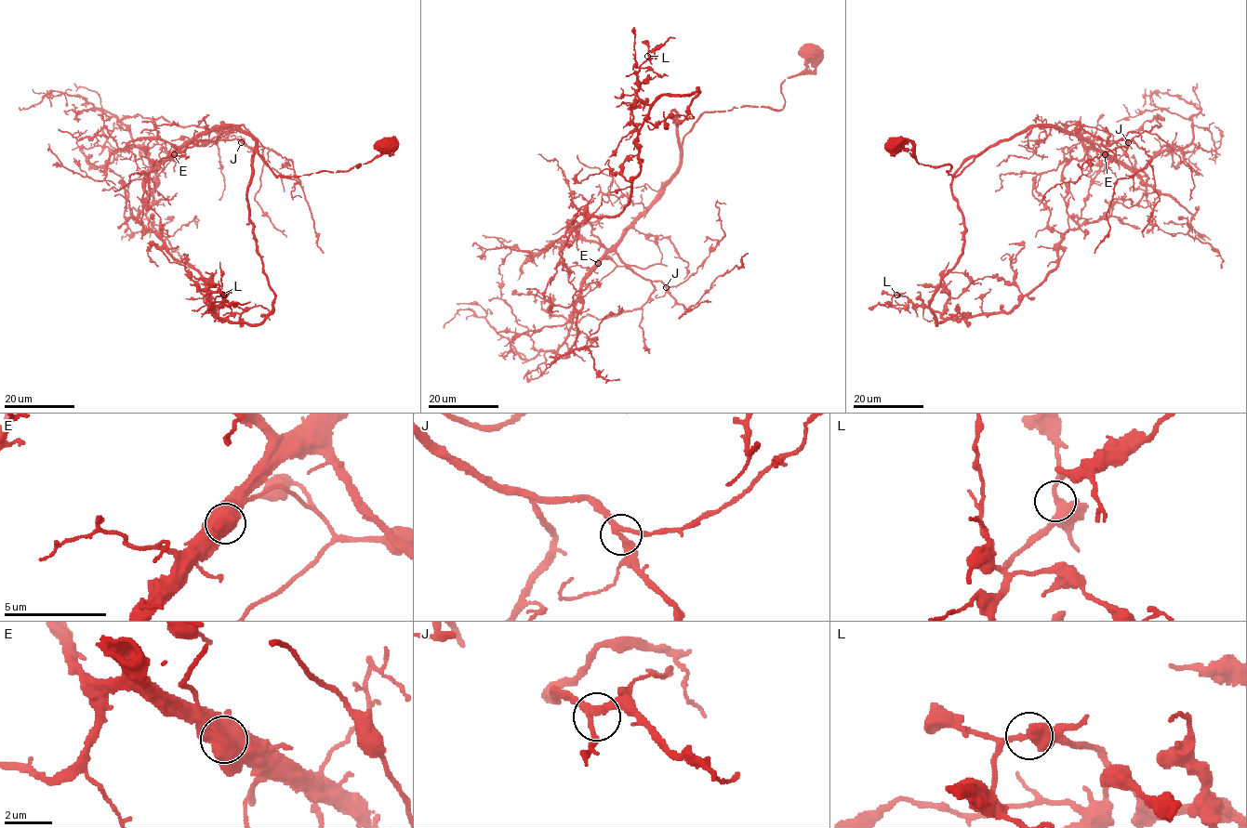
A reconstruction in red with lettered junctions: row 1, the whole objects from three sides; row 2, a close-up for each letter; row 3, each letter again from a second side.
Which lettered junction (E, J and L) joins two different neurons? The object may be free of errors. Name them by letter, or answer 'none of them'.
E

